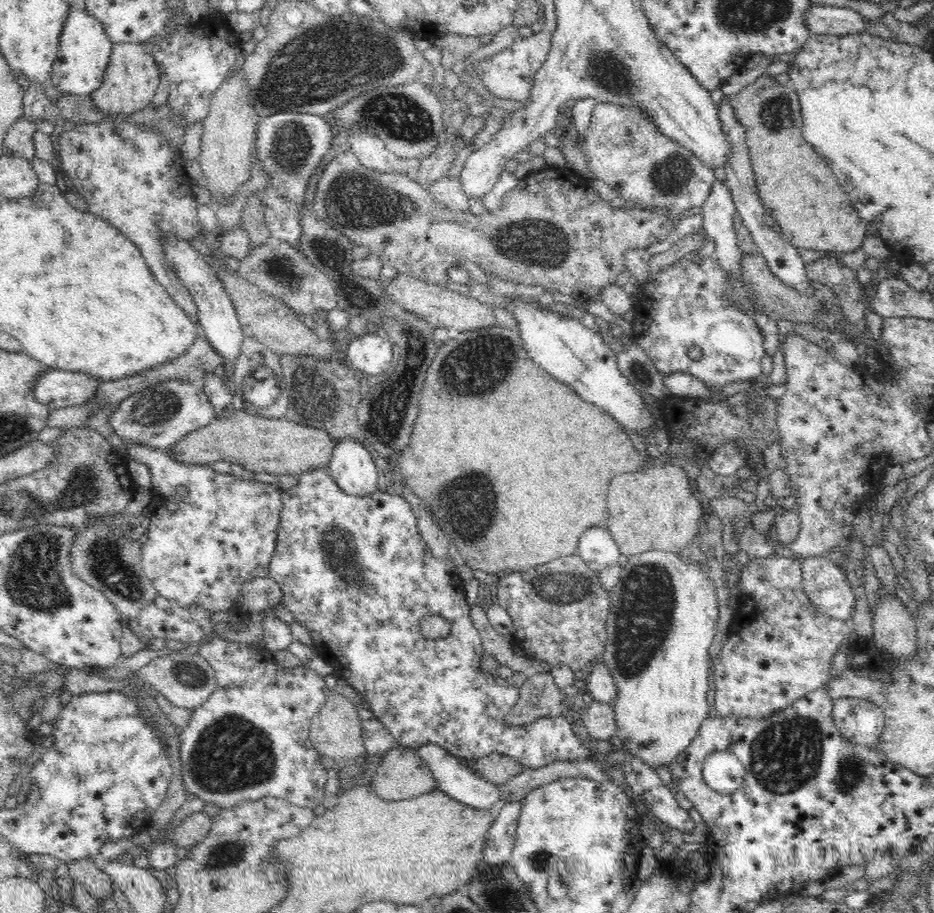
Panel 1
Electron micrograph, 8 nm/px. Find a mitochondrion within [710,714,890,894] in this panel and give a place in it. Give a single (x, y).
(850, 770)

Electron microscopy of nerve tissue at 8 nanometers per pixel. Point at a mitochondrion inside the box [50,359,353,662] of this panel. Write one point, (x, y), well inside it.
(106, 558)

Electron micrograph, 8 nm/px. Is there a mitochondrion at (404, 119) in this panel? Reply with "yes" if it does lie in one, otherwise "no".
yes

